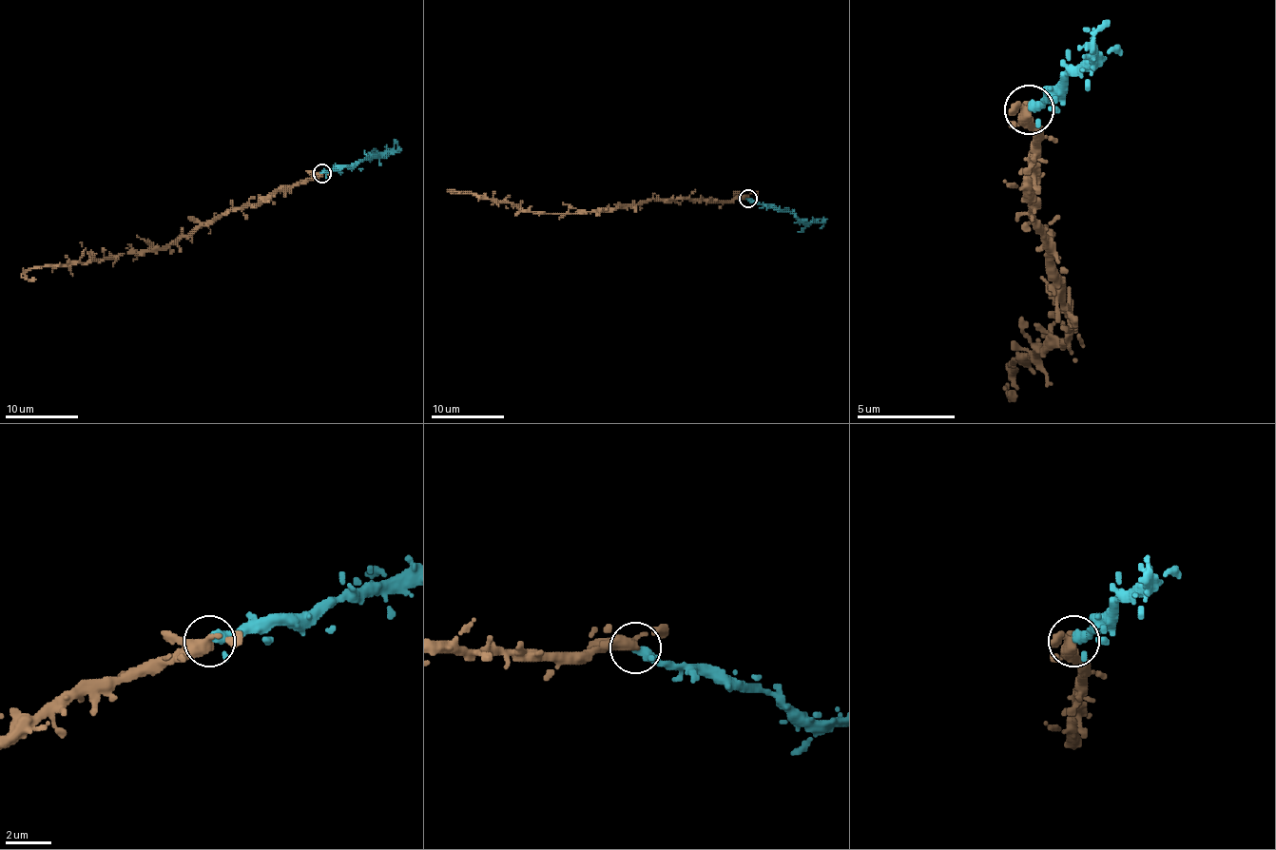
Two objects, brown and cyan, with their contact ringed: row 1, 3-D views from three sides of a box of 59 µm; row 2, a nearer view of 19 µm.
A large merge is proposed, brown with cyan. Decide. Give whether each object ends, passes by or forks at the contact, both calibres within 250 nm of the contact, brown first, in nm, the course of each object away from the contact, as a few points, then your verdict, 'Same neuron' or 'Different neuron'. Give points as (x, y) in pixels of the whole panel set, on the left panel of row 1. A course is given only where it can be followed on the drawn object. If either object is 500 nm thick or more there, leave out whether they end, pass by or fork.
At the ring brown passes by. At the ring cyan passes by. Thickness 360 nm (brown) against 280 nm. Course of brown: (322, 172), (283, 185), (256, 203), (226, 209), (161, 248), (84, 262), (34, 266), (25, 276), (35, 279). Course of cyan: (322, 172), (335, 167), (348, 167), (381, 152), (394, 152), (397, 144), (394, 140). Same neuron

